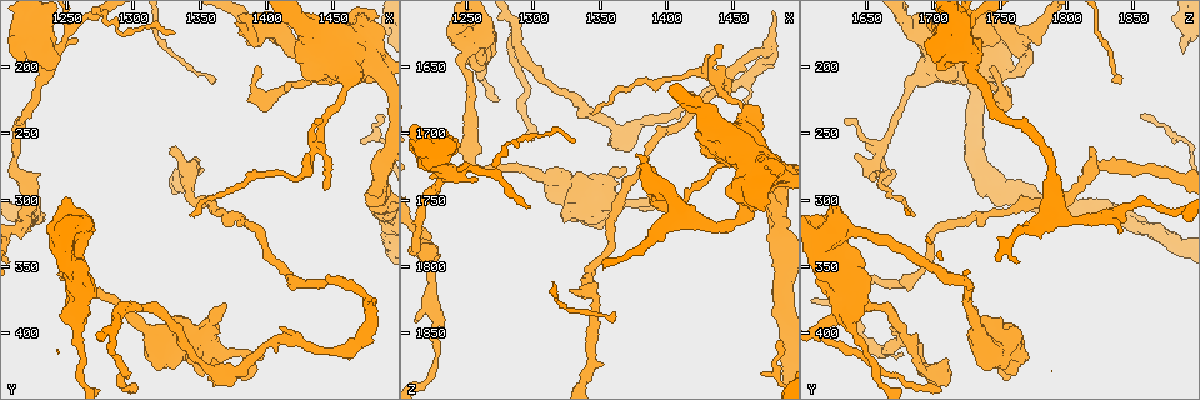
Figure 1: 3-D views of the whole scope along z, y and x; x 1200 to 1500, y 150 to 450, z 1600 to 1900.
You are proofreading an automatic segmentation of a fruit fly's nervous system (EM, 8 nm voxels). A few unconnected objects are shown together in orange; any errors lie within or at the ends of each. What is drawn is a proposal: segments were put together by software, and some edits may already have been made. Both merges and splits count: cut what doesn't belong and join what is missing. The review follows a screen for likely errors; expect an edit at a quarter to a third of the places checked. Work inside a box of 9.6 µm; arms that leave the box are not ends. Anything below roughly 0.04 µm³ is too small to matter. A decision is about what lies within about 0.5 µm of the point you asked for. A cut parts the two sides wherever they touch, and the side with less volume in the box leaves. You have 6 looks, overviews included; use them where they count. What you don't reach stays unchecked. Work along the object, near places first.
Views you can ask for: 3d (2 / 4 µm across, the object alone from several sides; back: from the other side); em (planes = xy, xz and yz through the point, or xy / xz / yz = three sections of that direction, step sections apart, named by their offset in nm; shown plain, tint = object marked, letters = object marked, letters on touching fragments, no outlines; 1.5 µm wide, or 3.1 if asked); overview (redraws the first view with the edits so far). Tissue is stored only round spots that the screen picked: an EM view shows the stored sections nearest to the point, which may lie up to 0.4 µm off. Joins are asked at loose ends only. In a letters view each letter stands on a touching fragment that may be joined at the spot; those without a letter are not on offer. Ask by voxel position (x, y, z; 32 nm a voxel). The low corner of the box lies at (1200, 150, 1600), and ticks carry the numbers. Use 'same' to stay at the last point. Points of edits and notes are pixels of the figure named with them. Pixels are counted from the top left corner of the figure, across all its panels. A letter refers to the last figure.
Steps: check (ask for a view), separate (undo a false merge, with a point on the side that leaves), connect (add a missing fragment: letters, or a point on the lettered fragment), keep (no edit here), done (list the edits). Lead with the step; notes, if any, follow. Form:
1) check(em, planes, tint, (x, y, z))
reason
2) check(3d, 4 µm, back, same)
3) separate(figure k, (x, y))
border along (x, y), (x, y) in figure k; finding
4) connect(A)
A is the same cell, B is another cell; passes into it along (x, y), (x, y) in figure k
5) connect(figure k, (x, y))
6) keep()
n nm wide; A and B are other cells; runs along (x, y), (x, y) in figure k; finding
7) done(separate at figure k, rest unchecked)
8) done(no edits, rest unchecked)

check(3d, 4 µm, (1440, 238, 1636))
branch stops here

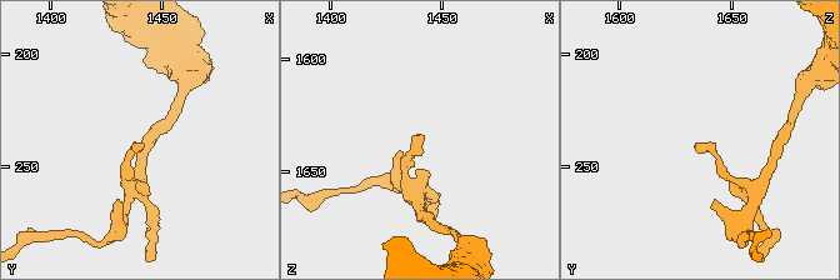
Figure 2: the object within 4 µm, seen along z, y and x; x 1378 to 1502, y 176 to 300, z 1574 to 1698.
check(em, xy, step 8, plain, (1441, 238, 1633))

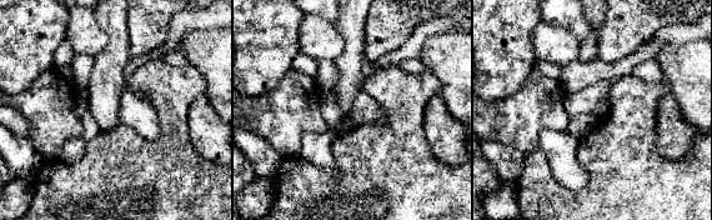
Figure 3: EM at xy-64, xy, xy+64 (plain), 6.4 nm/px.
check(em, xy, step 8, letters, same)

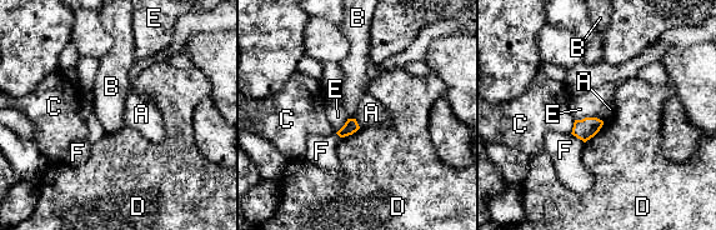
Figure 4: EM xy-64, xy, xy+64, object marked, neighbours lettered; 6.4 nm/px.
keep()
A, B, C, D, E and F are other cells; none of them fits

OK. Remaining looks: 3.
check(em, planes, letters, (1330, 262, 1818))
branch stops here

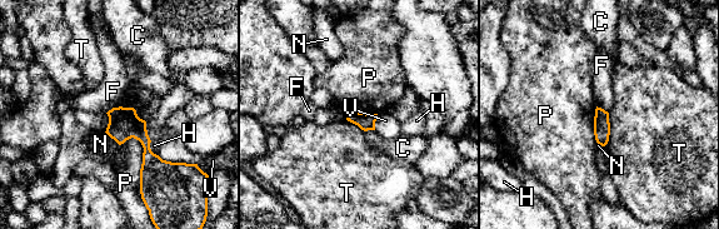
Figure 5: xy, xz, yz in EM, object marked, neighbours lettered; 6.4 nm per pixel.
keep()
110 nm wide; C, F, H, N, P, T and V are other cells; no lettered fragment goes on from it

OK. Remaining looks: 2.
done(no edits, rest unchecked)

